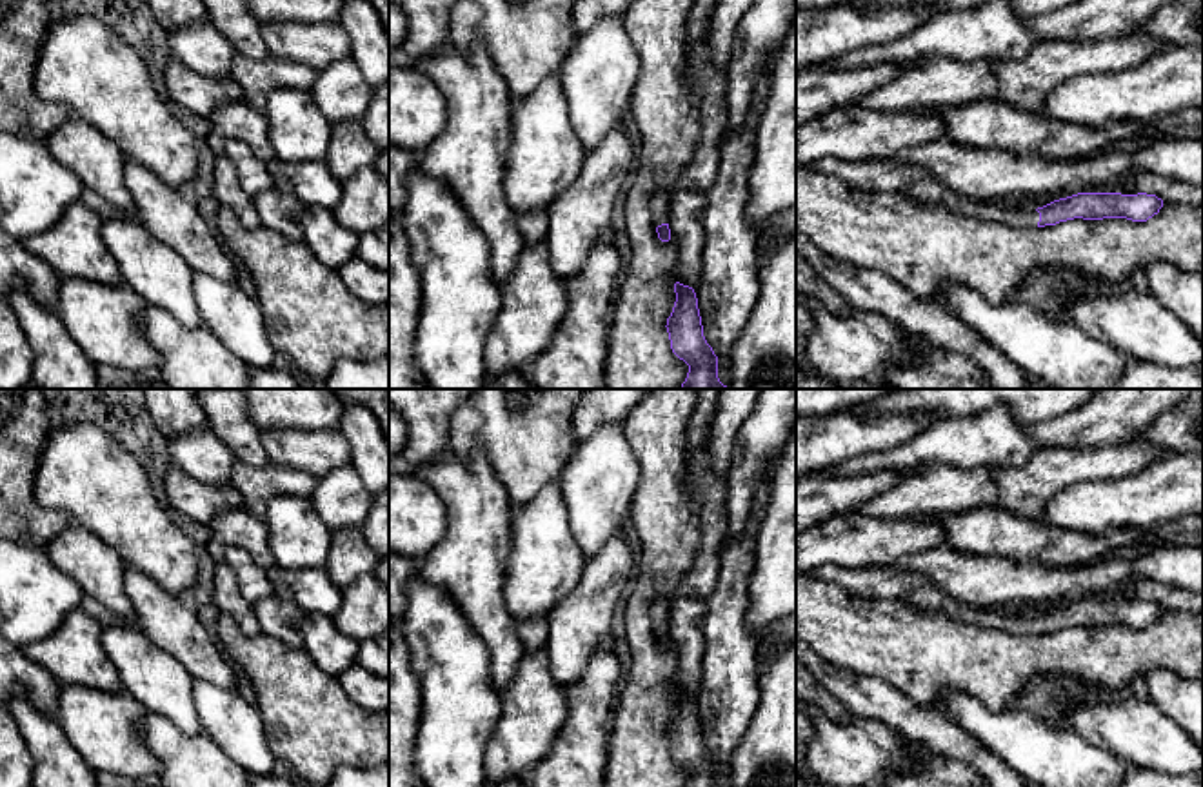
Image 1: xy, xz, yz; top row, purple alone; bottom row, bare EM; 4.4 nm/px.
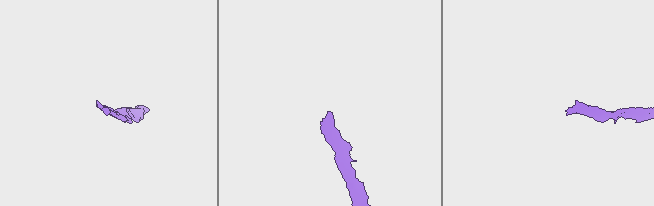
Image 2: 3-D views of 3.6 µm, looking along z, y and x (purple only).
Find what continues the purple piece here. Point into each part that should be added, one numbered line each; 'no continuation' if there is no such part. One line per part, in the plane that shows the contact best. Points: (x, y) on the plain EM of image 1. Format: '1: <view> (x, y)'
1: yz (880, 582)

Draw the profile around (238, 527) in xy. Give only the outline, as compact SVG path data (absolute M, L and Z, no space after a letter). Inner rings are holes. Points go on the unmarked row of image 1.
M244 507L220 513L209 527L214 534L216 549L231 545L244 549L265 573L276 563L263 520Z

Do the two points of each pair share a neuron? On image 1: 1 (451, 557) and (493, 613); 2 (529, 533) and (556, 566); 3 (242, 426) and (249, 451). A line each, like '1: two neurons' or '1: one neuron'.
1: one neuron
2: one neuron
3: one neuron

